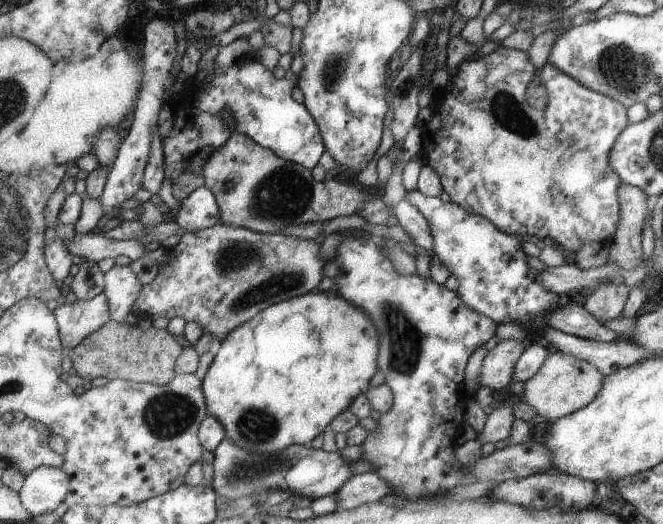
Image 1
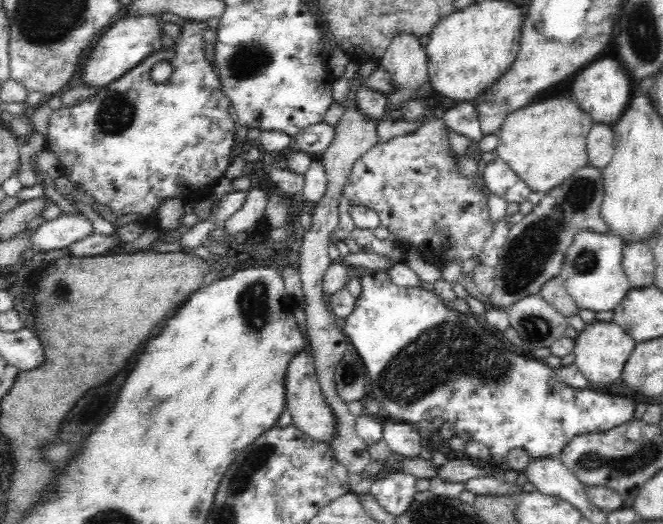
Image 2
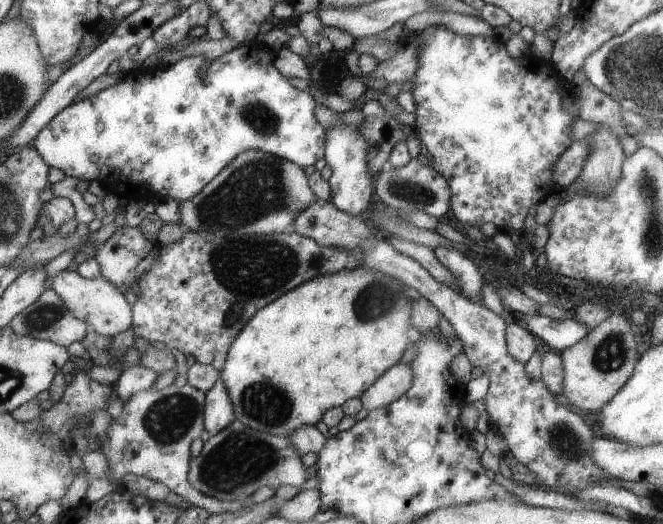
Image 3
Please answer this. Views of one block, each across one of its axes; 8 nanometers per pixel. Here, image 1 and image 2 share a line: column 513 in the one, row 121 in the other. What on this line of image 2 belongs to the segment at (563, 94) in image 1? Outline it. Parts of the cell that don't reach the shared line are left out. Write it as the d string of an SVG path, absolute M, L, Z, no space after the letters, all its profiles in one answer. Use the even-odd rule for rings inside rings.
M185 19L179 24L179 36L172 46L160 47L119 79L89 94L80 104L72 108L60 107L51 114L45 146L58 156L62 174L76 186L89 190L100 204L116 214L140 213L140 222L154 222L156 208L162 200L191 200L206 193L206 182L225 174L232 163L230 154L234 154L237 146L236 124L228 112L230 102L222 91L220 79L206 59L208 44L204 34L208 29L206 21ZM161 60L170 62L173 72L168 82L157 85L150 80L150 68Z

